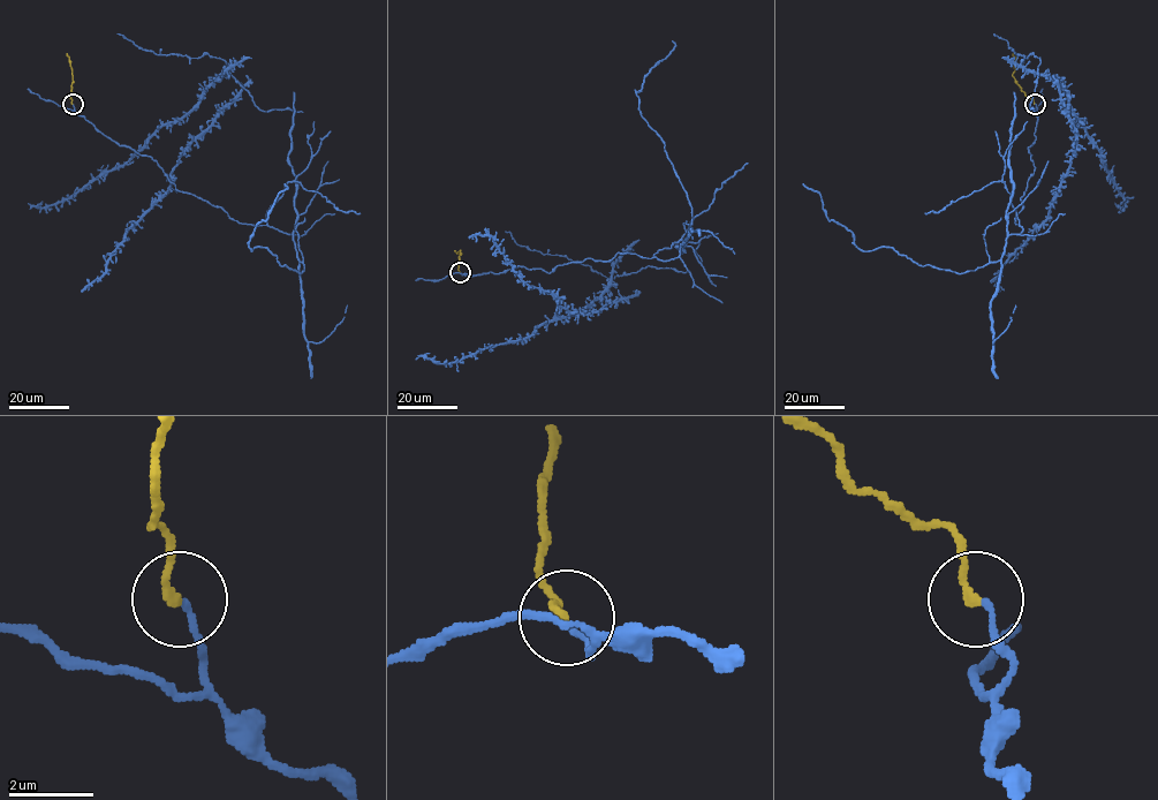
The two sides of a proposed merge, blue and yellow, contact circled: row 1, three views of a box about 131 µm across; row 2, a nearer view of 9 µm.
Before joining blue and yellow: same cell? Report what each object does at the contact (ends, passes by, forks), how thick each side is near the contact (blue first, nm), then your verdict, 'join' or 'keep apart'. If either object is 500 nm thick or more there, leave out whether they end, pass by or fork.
blue ends | yellow ends | 130/190 nm | join

